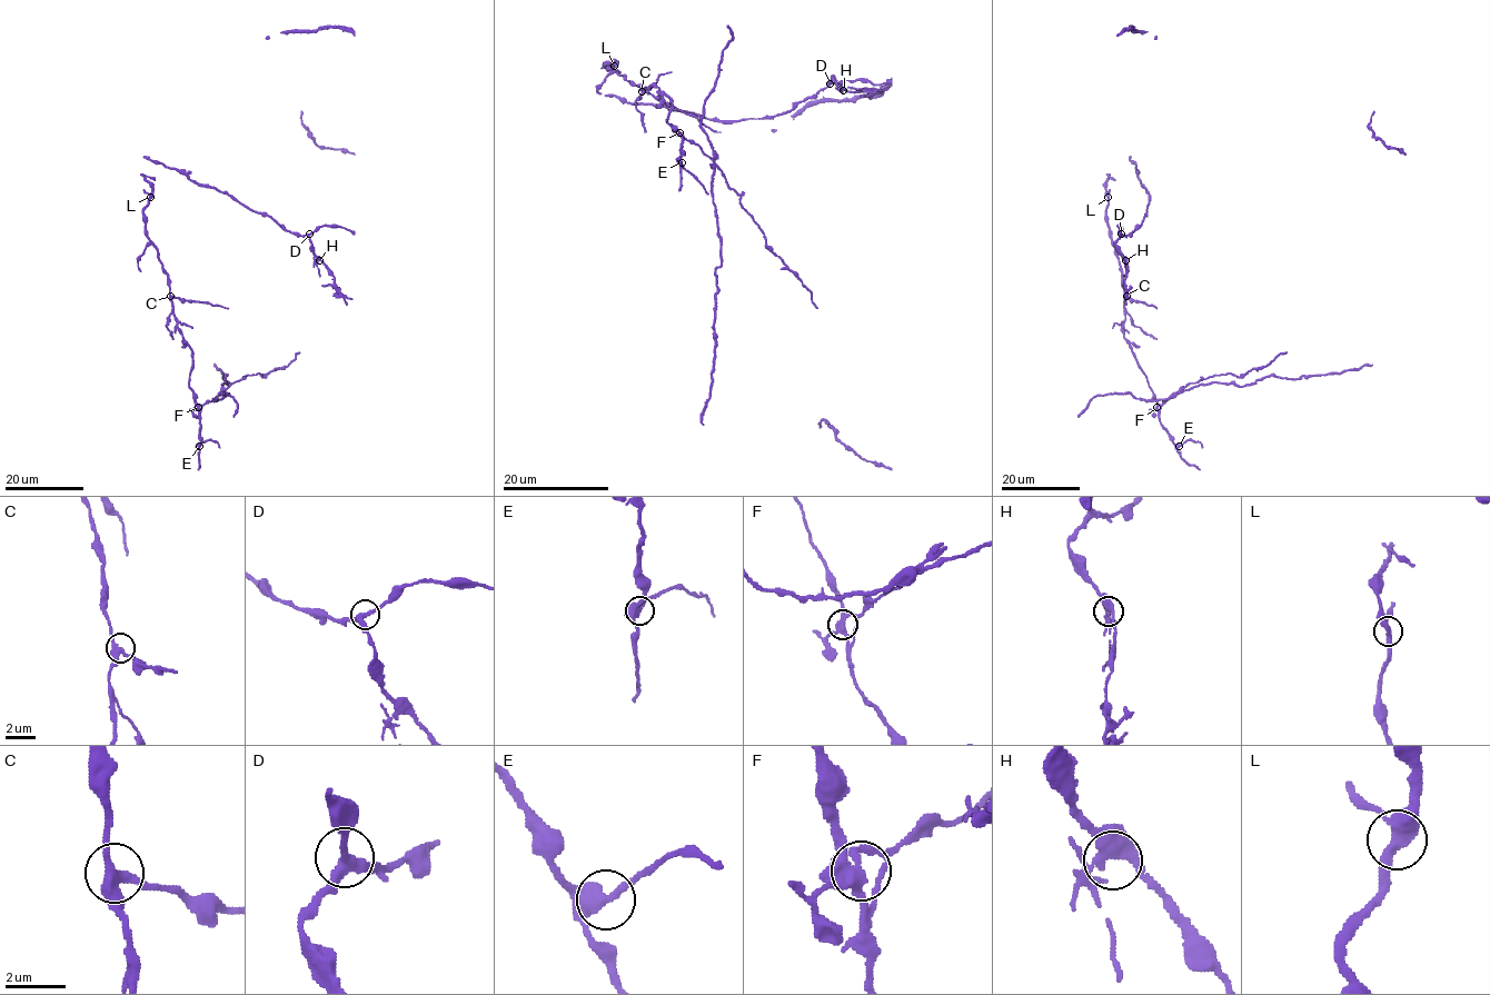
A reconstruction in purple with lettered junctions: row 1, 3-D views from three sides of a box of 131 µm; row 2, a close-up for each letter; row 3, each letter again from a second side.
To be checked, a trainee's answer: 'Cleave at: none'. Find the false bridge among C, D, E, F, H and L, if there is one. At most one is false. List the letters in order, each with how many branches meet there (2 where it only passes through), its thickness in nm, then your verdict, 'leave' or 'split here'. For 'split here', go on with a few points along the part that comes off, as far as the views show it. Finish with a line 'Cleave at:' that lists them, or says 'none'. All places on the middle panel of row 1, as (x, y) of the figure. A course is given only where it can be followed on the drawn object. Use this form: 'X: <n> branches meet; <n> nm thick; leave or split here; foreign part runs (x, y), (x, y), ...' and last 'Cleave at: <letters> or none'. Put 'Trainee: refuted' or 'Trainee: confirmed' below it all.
C: 3 branches meet; 320 nm thick; leave
D: 3 branches meet; 320 nm thick; leave
E: 4 branches meet; 360 nm thick; leave
F: 4 branches meet; 360 nm thick; split here; foreign part runs (681, 132), (713, 161), (712, 202), (722, 259), (716, 269), (712, 382), (702, 416), (703, 425)
H: 4 branches meet; 360 nm thick; leave
L: 3 branches meet; 360 nm thick; leave
Cleave at: F
Trainee: refuted

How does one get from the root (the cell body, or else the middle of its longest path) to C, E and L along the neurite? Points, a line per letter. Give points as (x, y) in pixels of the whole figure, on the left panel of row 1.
C: (191, 350), (177, 326), (170, 296)
E: (191, 350), (189, 385), (199, 411), (199, 446)
L: (191, 350), (177, 326), (168, 274), (147, 235), (143, 208), (150, 197)

